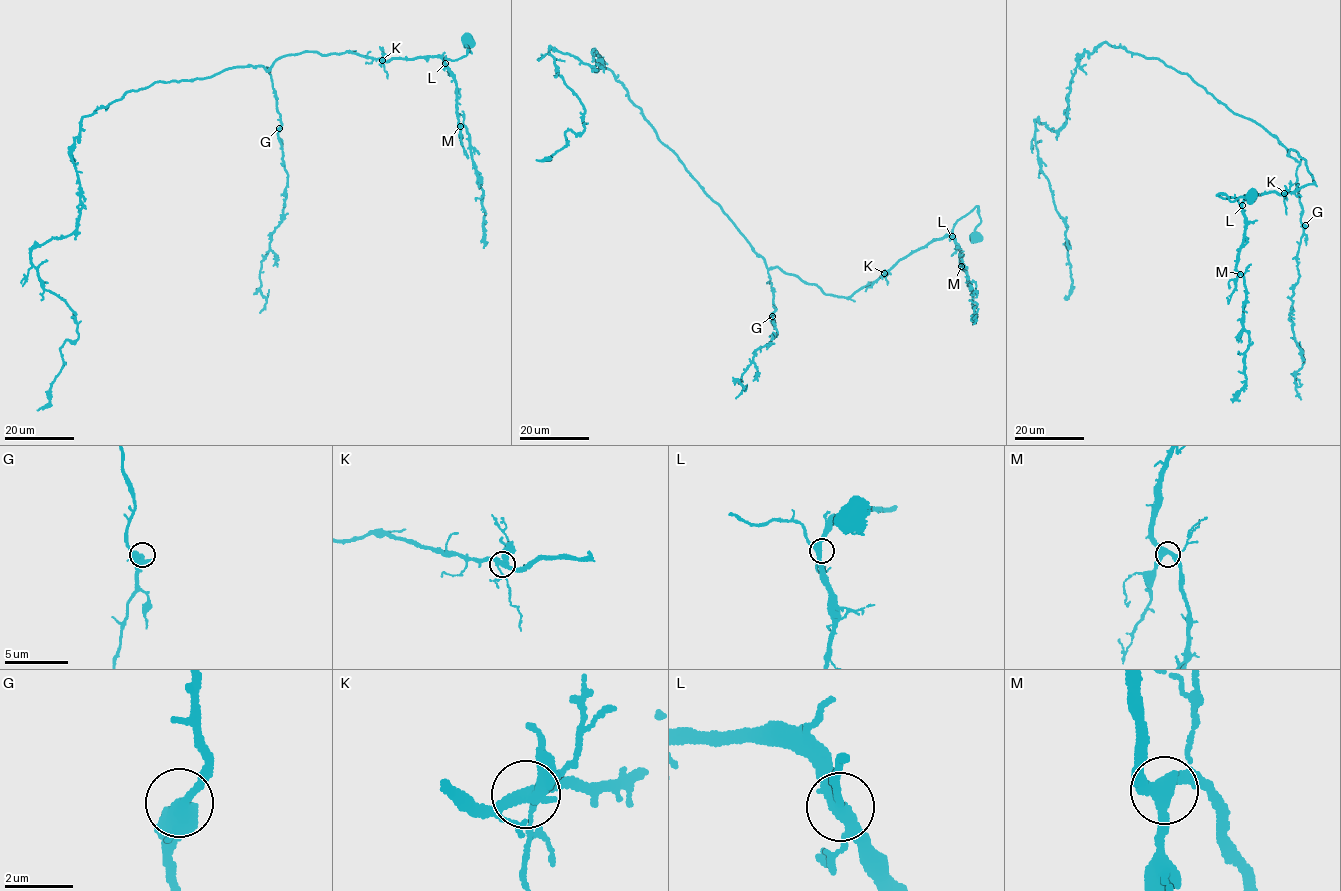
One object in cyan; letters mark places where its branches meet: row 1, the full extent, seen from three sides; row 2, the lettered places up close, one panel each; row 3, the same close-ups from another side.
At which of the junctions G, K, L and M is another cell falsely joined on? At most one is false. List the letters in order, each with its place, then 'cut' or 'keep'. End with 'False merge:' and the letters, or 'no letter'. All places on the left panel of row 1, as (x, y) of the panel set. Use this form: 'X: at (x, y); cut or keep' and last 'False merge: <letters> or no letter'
G: at (279, 128); keep
K: at (382, 60); keep
L: at (445, 63); keep
M: at (460, 126); keep
False merge: no letter

